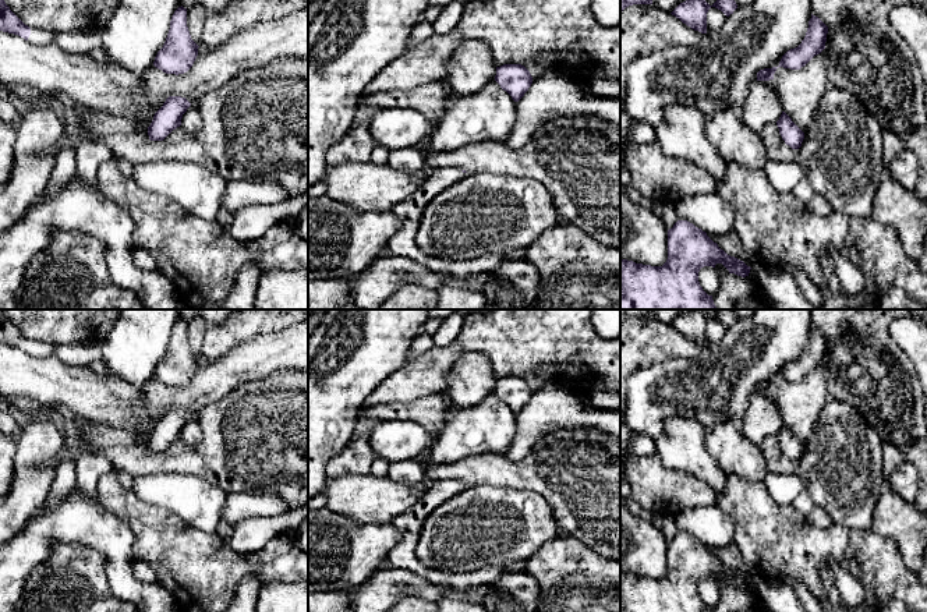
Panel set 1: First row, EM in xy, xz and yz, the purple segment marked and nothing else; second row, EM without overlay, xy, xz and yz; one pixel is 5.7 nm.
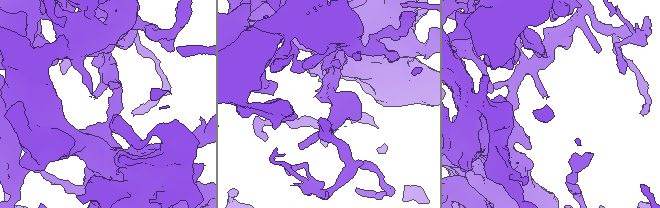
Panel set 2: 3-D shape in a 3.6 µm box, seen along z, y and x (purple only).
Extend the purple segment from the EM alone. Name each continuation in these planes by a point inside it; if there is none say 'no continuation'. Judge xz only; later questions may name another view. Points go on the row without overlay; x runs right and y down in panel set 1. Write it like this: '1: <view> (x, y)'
1: xz (410, 523)

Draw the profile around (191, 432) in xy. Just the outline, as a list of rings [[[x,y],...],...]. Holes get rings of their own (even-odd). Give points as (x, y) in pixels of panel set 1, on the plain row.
[[[191,417],[187,424],[183,427],[181,439],[188,445],[197,445],[204,438],[199,422],[195,417]]]

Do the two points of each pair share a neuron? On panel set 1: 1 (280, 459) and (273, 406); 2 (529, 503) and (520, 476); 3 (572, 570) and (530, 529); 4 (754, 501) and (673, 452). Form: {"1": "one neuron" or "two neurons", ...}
{"1": "one neuron", "2": "two neurons", "3": "two neurons", "4": "two neurons"}

